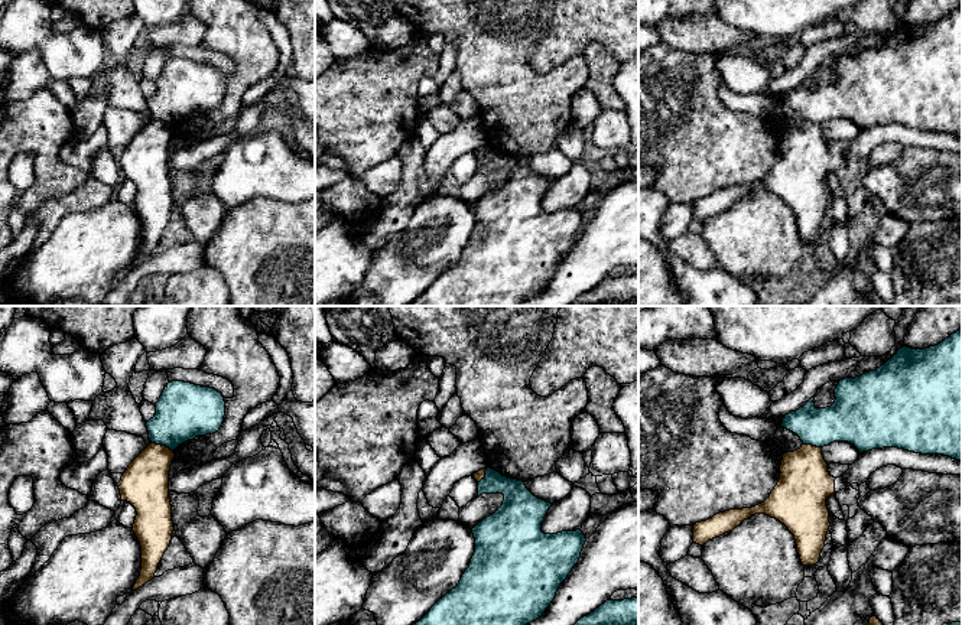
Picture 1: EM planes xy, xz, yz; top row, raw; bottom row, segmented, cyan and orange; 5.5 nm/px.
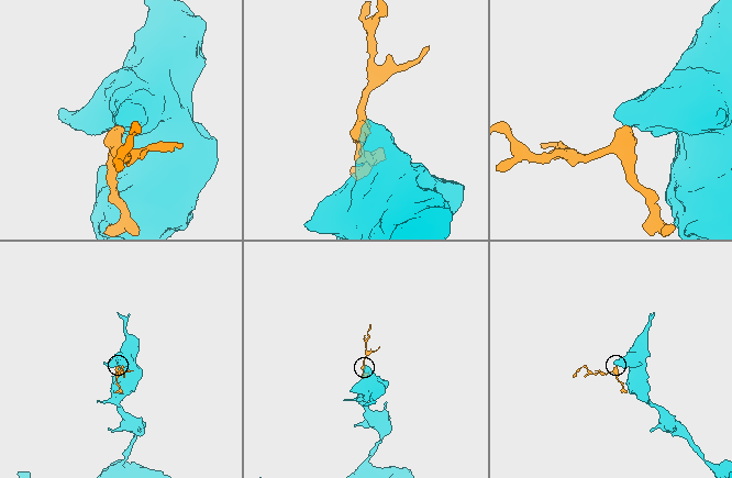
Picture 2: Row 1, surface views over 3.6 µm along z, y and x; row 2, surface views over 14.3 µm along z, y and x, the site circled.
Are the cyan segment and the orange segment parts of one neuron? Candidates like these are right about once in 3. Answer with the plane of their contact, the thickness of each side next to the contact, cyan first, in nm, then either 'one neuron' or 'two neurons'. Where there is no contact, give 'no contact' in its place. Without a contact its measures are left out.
meets cyan in xy; 320 nm thick on the cyan side, 260 nm on the other; two neurons

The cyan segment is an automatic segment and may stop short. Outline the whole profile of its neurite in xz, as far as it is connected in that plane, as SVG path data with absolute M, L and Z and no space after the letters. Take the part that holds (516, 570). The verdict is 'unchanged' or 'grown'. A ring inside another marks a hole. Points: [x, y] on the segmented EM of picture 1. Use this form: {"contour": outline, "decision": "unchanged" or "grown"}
{"contour": "M487 468L478 495L503 494L503 505L472 528L475 553L458 586L413 625L527 625L552 603L560 583L579 561L586 541L581 530L545 534L542 523L552 507L534 497L523 481Z", "decision": "unchanged"}

